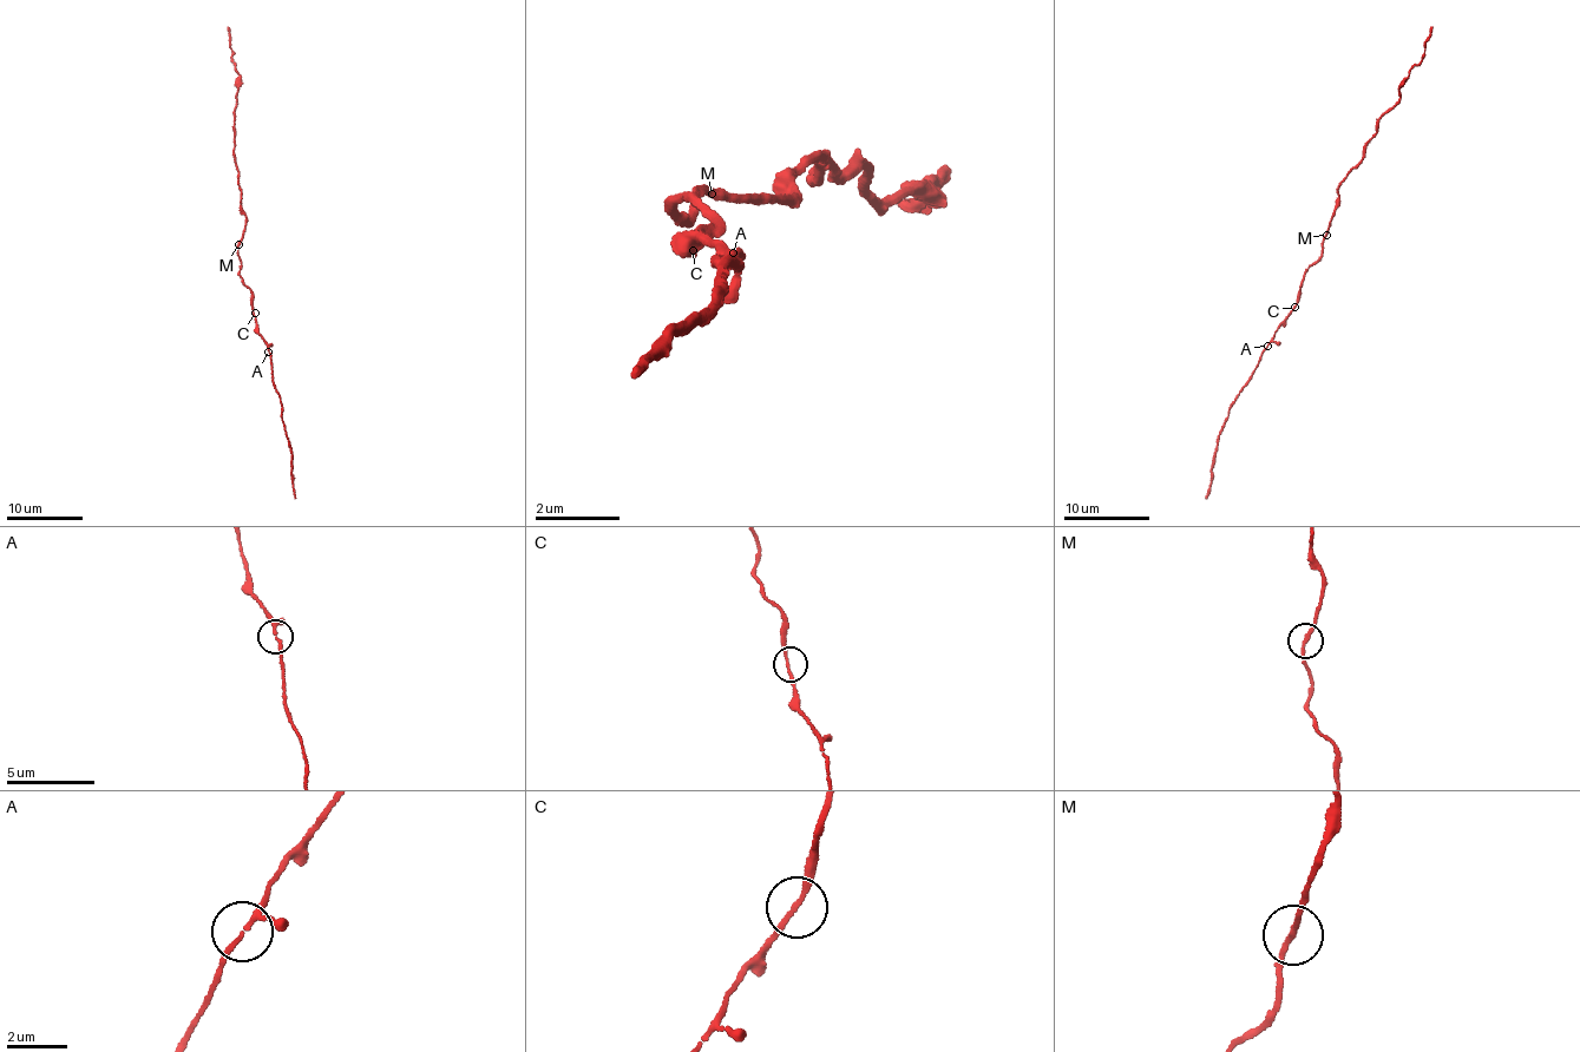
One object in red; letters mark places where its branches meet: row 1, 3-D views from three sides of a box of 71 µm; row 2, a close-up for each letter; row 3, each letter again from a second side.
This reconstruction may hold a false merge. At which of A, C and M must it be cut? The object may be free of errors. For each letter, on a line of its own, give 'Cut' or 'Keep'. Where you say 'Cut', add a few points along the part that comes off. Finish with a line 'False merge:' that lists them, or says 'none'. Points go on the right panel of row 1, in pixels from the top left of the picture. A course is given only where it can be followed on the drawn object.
A: Keep
C: Keep
M: Keep
False merge: none

